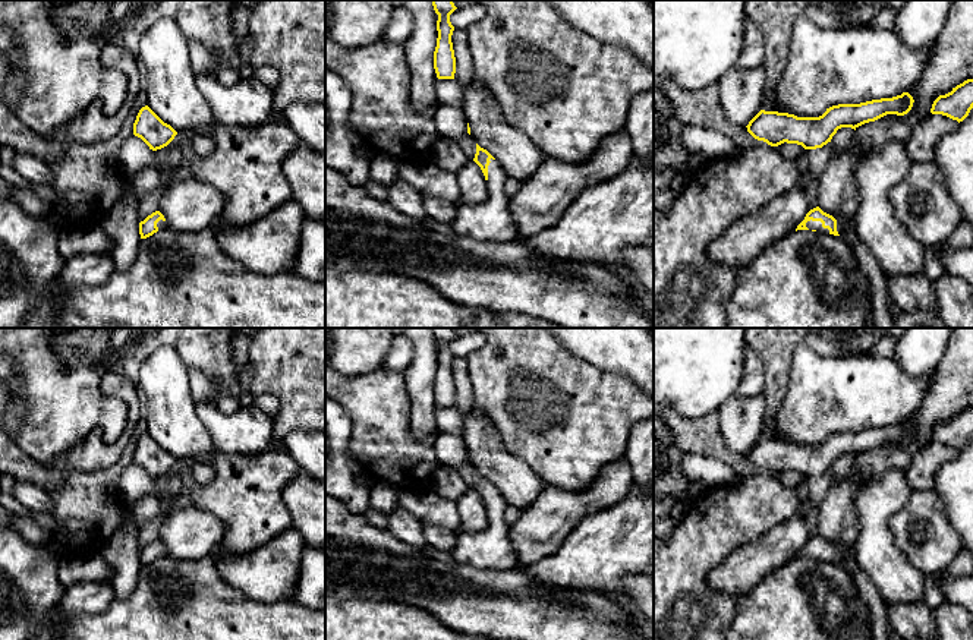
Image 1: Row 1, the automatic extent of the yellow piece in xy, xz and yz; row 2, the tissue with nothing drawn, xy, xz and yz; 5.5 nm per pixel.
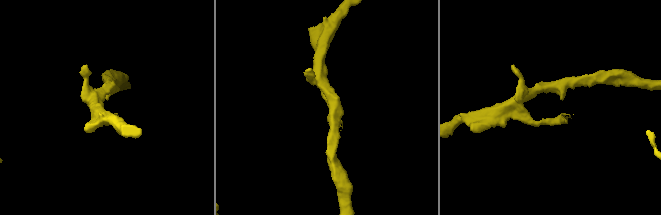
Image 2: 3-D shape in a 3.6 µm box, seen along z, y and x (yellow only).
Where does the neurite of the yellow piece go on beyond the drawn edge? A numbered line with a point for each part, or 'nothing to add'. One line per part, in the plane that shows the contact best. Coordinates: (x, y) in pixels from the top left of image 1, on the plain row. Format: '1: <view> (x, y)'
nothing to add

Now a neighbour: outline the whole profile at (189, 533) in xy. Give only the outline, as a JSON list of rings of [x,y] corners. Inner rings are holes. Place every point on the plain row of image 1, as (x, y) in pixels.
[[[189,505],[173,508],[160,527],[158,539],[167,557],[198,561],[214,554],[223,533],[224,524],[214,514]]]

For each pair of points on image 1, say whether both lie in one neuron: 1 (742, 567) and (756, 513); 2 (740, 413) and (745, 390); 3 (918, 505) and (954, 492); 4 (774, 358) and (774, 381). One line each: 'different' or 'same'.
1: different
2: different
3: different
4: same

